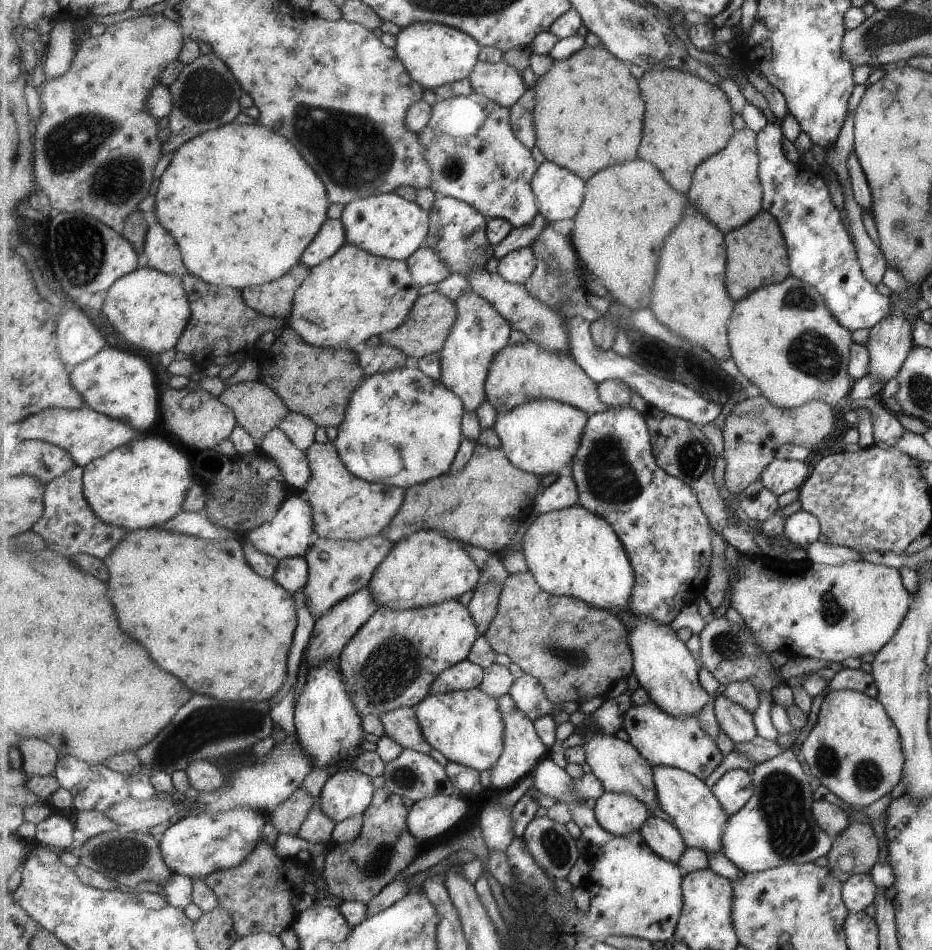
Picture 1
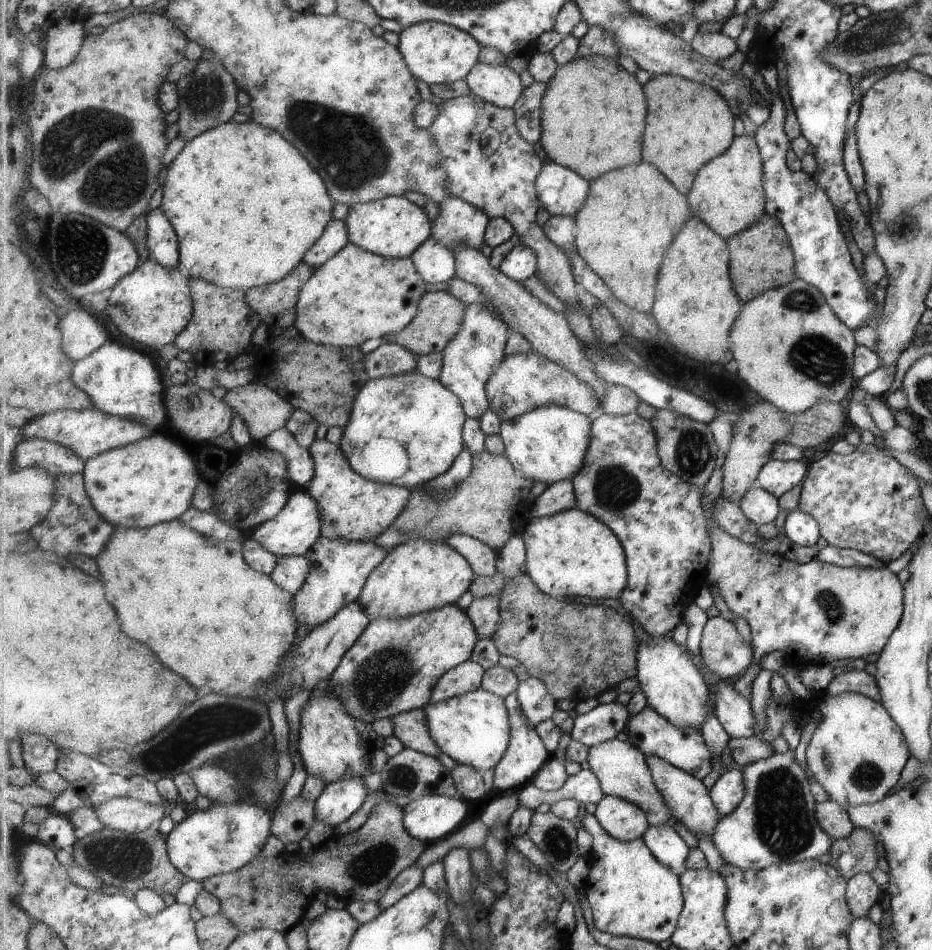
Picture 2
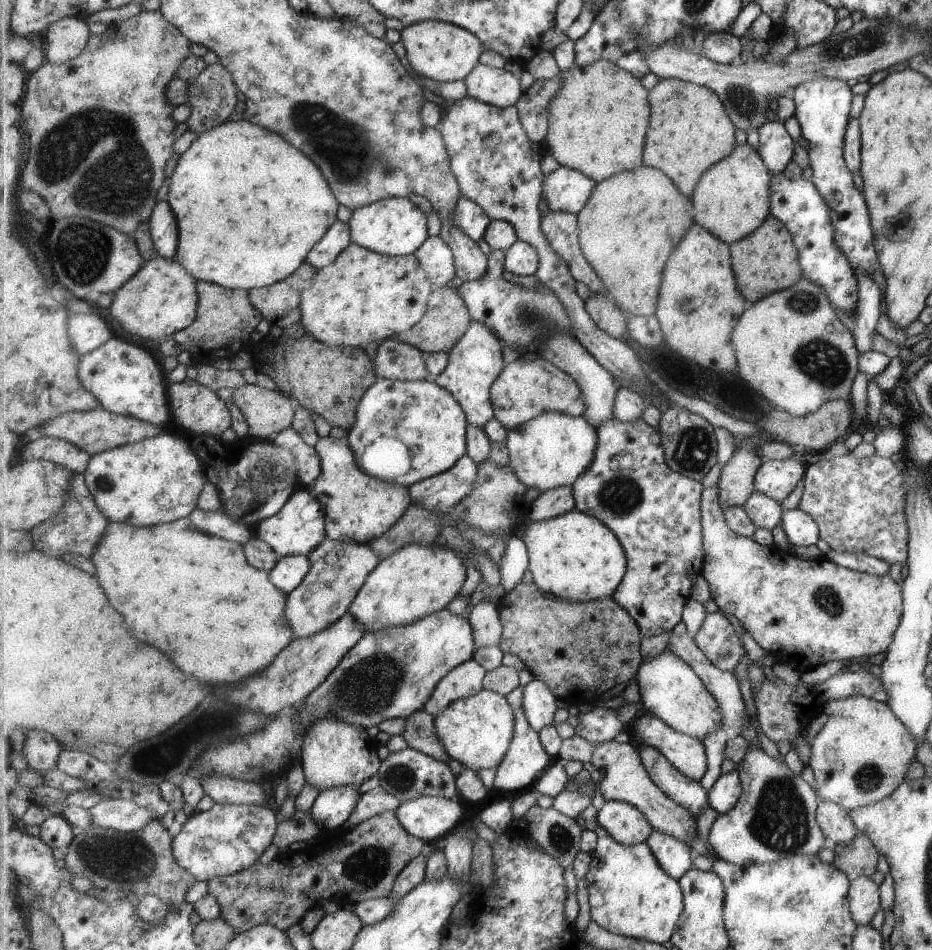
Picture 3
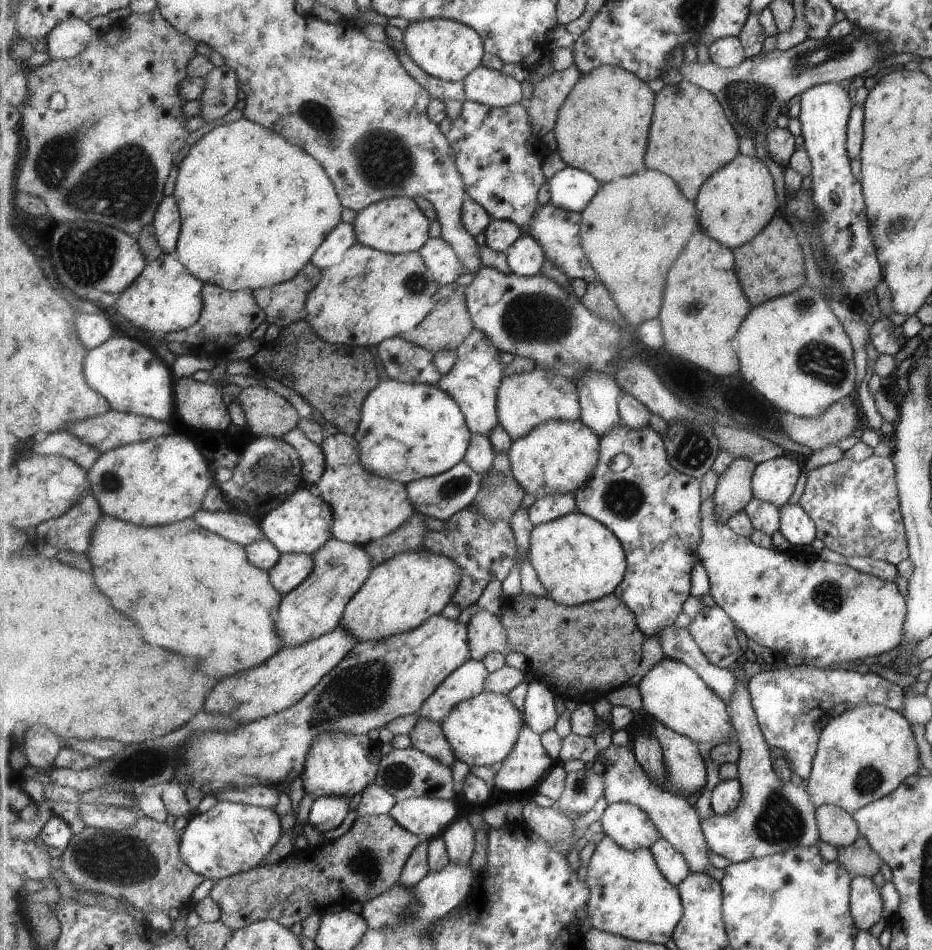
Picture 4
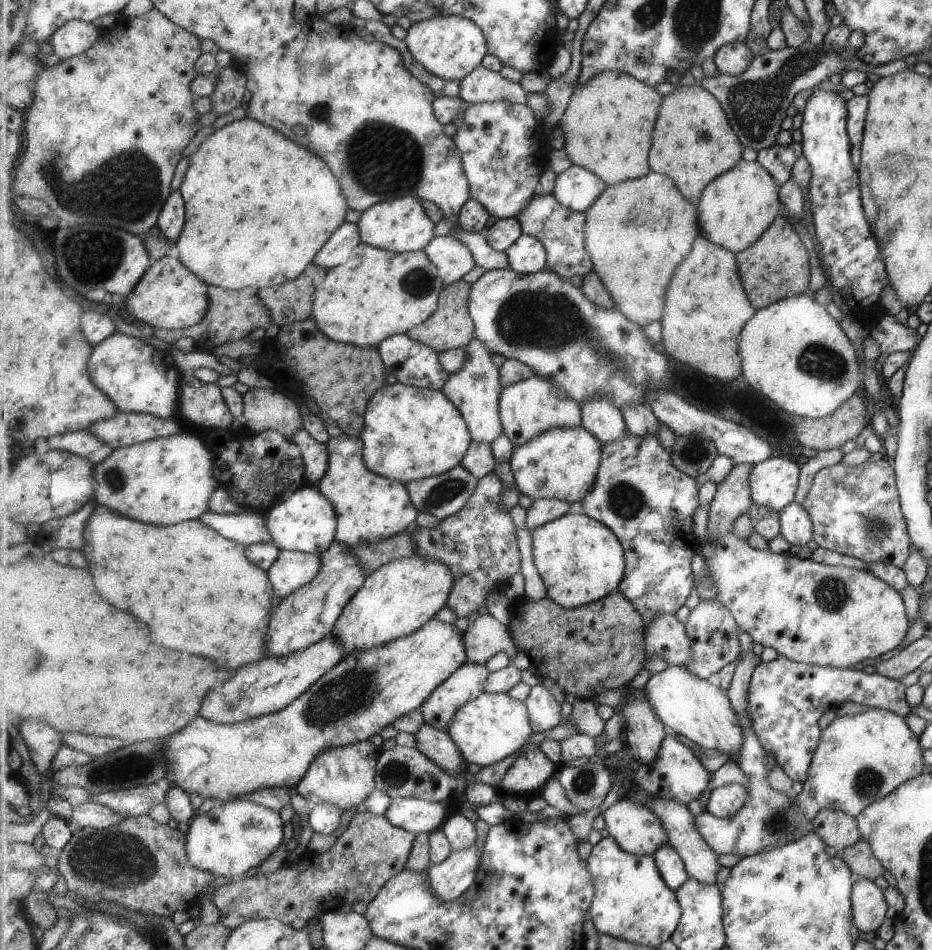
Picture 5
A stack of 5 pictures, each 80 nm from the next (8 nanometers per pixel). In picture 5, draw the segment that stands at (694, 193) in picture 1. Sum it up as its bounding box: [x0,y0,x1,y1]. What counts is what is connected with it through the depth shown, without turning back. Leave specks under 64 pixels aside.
[699,159,782,254]

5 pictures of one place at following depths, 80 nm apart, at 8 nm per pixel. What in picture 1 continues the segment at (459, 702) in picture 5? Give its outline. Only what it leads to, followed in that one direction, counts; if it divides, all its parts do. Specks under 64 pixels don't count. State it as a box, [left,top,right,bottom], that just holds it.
[431,659,484,695]

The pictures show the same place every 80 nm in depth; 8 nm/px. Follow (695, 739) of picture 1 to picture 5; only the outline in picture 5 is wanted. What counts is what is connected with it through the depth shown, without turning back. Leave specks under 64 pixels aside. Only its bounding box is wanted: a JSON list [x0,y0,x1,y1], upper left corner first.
[606,735,712,804]

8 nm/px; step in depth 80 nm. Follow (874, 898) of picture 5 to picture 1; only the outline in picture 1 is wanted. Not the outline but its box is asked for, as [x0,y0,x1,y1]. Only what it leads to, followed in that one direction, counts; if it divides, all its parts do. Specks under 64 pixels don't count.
[842,873,876,913]

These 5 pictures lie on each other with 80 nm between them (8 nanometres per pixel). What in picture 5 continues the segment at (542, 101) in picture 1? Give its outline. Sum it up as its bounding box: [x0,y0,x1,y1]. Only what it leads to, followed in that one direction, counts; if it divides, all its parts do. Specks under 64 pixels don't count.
[561,71,663,185]

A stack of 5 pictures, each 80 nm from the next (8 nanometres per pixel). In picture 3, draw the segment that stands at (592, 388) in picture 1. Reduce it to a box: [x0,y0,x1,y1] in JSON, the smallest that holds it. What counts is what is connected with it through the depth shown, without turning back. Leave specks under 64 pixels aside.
[490,355,587,430]

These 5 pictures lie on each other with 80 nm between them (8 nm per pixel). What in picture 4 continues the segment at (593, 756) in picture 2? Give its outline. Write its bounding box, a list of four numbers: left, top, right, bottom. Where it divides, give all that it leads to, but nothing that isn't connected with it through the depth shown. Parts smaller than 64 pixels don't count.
[597,744,712,872]

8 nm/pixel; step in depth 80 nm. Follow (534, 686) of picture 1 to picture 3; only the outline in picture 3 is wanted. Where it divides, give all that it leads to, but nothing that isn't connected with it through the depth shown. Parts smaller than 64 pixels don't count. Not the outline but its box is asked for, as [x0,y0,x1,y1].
[524,676,559,732]

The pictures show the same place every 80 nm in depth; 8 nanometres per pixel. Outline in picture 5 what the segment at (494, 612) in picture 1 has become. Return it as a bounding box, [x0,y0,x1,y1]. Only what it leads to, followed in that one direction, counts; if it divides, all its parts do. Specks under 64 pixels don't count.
[464,615,516,665]

